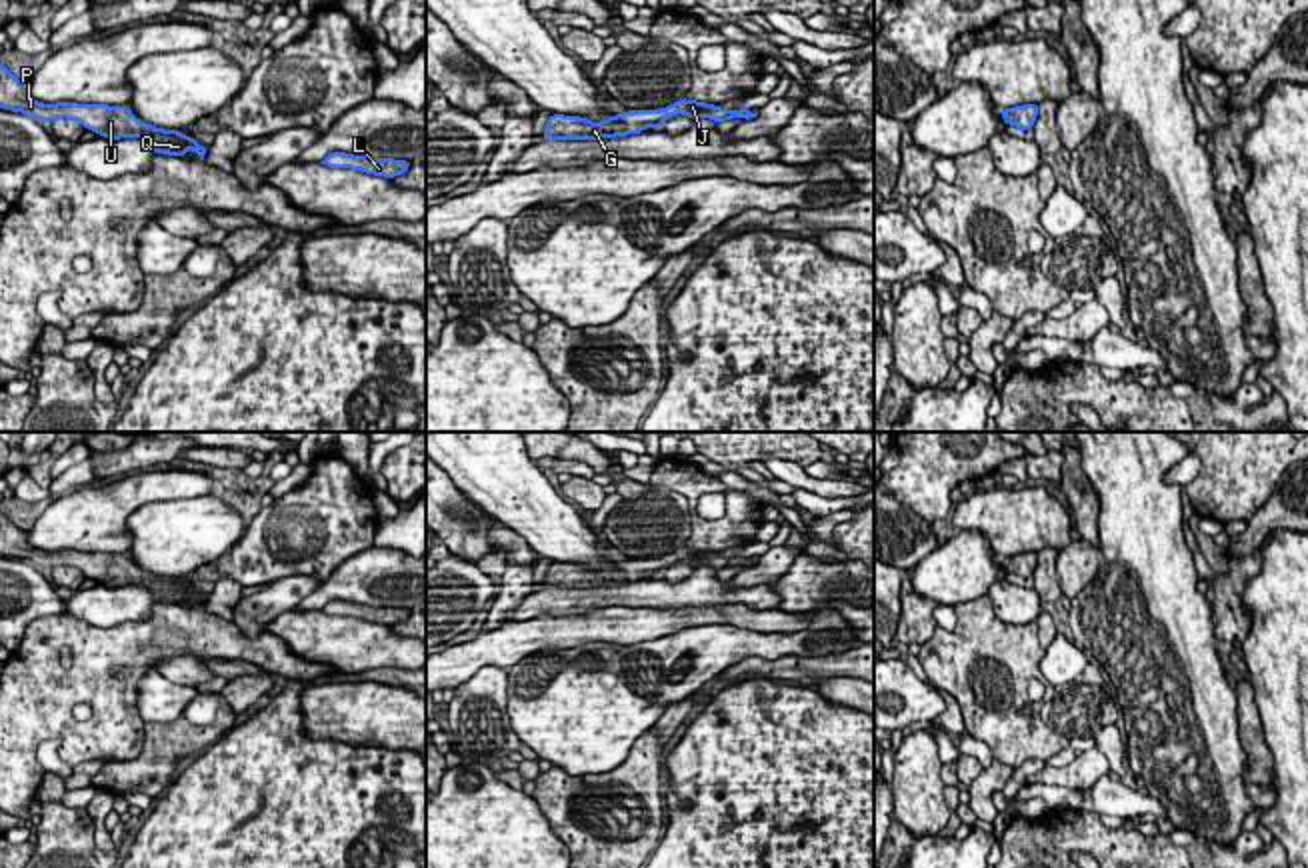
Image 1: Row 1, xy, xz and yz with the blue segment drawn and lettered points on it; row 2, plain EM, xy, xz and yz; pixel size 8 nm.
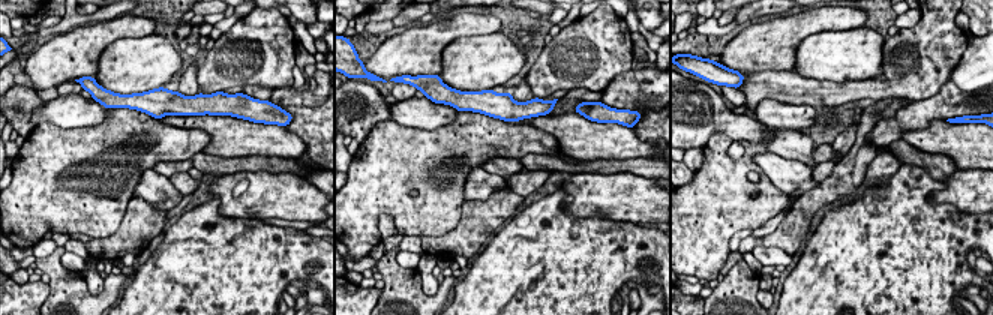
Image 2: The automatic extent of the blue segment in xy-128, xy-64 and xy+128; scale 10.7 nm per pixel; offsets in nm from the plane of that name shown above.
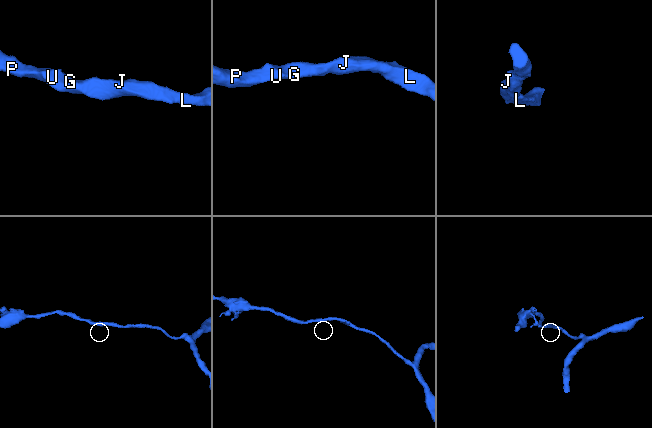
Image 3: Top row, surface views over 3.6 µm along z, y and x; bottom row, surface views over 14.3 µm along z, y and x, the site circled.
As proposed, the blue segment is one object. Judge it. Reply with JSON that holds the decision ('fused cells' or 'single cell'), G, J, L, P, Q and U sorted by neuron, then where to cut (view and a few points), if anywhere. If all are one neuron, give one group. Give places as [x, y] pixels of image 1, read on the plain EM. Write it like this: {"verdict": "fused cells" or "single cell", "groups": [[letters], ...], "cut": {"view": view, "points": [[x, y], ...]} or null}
{"verdict": "single cell", "groups": [["G", "J", "L", "P", "Q", "U"]], "cut": null}

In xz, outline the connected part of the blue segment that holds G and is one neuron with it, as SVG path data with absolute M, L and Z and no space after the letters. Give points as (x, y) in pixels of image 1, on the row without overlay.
M678 548L672 554L660 556L660 558L630 558L620 560L612 566L606 566L602 570L590 570L580 564L562 564L552 562L546 570L546 576L542 580L542 586L550 588L594 588L594 586L614 586L614 584L626 584L626 582L642 582L646 574L652 578L662 576L662 572L676 564L686 562L692 568L698 566L712 566L716 572L742 564L744 568L752 568L758 564L750 560L750 556L740 558L724 558L720 554L694 550L694 548Z

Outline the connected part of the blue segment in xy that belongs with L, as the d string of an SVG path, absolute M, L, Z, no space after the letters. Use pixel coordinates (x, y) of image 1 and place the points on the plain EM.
M332 600L320 612L330 616L354 616L360 620L386 624L386 626L404 622L410 616L410 608L368 606L368 604L352 604L344 600Z

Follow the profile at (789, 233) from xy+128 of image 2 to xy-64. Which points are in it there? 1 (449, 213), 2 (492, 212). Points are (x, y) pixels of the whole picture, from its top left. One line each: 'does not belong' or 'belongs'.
1: does not belong
2: belongs

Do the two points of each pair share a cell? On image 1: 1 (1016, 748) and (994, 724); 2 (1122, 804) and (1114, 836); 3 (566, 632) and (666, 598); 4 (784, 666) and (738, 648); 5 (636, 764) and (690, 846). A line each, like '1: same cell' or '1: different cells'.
1: same cell
2: different cells
3: different cells
4: different cells
5: different cells

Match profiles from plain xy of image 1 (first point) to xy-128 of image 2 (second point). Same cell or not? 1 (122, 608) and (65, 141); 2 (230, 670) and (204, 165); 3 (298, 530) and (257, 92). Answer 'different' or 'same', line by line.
1: different
2: same
3: different

